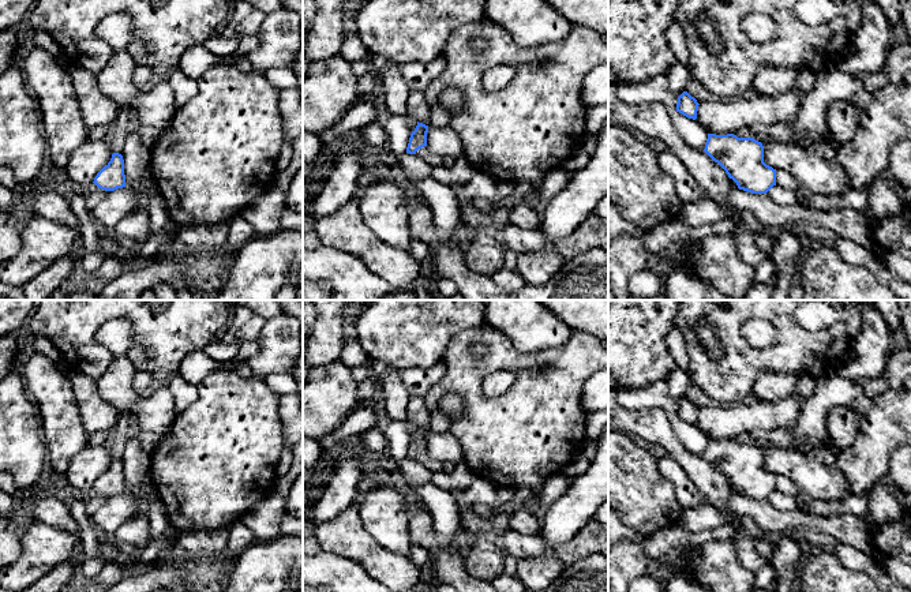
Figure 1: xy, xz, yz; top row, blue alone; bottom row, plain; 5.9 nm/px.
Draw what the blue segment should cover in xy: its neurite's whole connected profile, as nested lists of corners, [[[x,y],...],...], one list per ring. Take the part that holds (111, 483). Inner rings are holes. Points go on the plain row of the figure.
[[[113,458],[110,467],[97,479],[93,488],[105,497],[125,492],[123,461]]]

